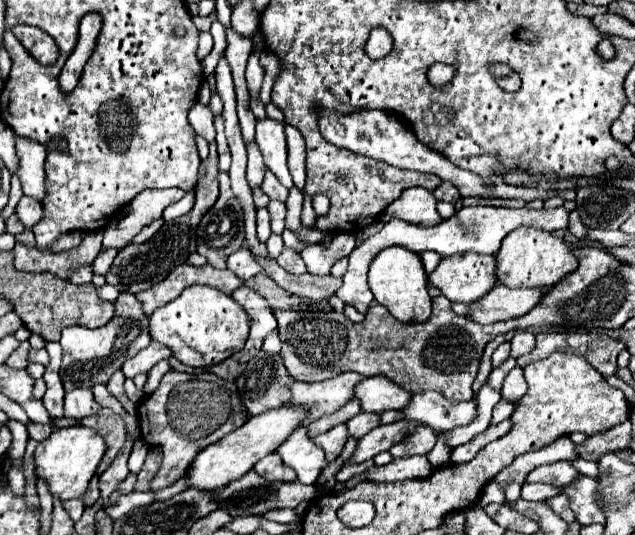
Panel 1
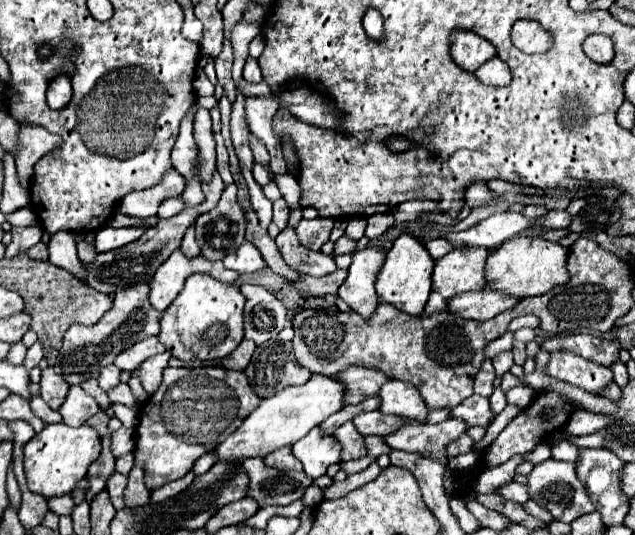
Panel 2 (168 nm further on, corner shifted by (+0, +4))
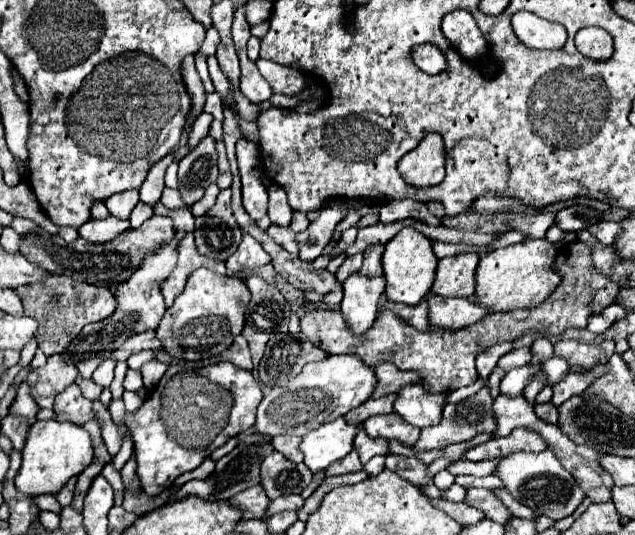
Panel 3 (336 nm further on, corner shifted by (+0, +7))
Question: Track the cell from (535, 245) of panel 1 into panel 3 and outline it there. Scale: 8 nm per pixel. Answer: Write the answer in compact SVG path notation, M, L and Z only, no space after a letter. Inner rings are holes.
M526 239L504 249L488 251L480 257L476 269L476 301L490 305L494 311L524 309L542 303L562 281L552 267L556 255L558 249L548 239Z

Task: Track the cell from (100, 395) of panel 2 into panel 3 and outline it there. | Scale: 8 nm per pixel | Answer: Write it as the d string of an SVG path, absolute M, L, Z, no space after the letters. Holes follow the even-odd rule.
M80 375L76 377L76 385L82 389L84 397L88 397L90 401L96 401L100 397L100 393L102 393L102 387L100 385L96 385L92 379L82 379Z

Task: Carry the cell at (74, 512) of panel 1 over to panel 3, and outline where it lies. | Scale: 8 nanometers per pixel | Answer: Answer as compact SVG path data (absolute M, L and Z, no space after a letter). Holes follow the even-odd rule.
M38 495L38 497L34 497L34 501L44 511L54 511L54 513L62 511L62 507L60 507L60 503L58 503L58 499L54 495Z

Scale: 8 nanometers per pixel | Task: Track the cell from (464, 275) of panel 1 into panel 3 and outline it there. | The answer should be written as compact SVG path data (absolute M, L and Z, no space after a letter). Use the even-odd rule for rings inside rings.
M462 253L454 257L444 257L438 261L436 279L432 285L432 291L442 297L472 297L476 291L476 267L478 267L478 253Z

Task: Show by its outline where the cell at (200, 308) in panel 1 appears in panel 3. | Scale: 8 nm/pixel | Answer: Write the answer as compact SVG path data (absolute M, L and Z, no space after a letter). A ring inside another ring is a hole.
M200 267L188 277L184 291L174 305L166 309L156 329L156 337L162 341L164 351L176 359L198 361L220 355L232 345L234 337L242 333L248 301L250 291L242 279L218 275L206 267Z

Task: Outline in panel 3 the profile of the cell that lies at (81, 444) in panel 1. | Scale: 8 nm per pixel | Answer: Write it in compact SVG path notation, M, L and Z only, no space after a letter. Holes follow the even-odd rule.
M56 419L36 421L30 427L28 441L22 449L22 467L16 475L16 487L24 495L36 497L40 493L58 493L66 481L74 475L80 475L92 463L94 449L92 439L84 427L74 423L60 423Z

